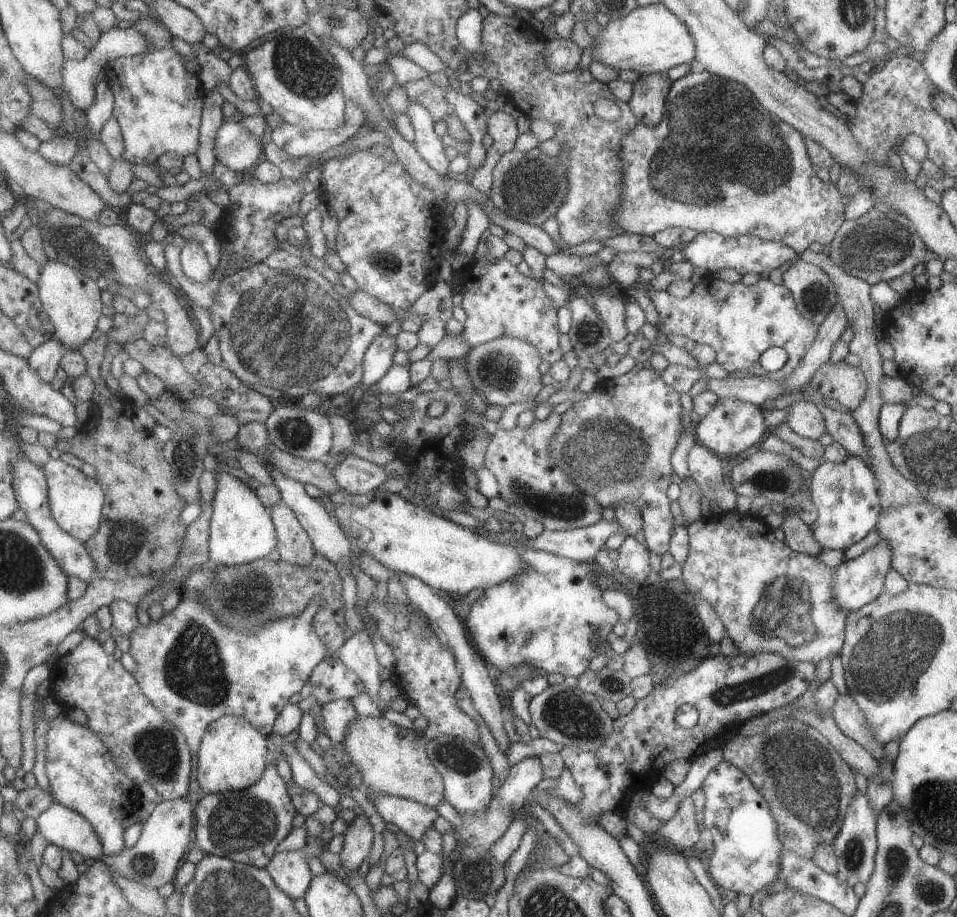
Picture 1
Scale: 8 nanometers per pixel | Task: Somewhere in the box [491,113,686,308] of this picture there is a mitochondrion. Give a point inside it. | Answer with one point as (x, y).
(518, 195)

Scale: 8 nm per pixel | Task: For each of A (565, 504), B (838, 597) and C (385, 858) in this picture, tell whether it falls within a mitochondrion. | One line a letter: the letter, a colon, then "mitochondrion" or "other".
A: mitochondrion
B: mitochondrion
C: other

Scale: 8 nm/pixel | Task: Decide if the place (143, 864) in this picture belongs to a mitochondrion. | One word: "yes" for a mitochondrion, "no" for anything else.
yes

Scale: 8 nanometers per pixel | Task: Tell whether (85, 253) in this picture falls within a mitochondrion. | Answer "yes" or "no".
yes

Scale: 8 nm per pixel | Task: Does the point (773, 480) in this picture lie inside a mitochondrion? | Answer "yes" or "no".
yes

